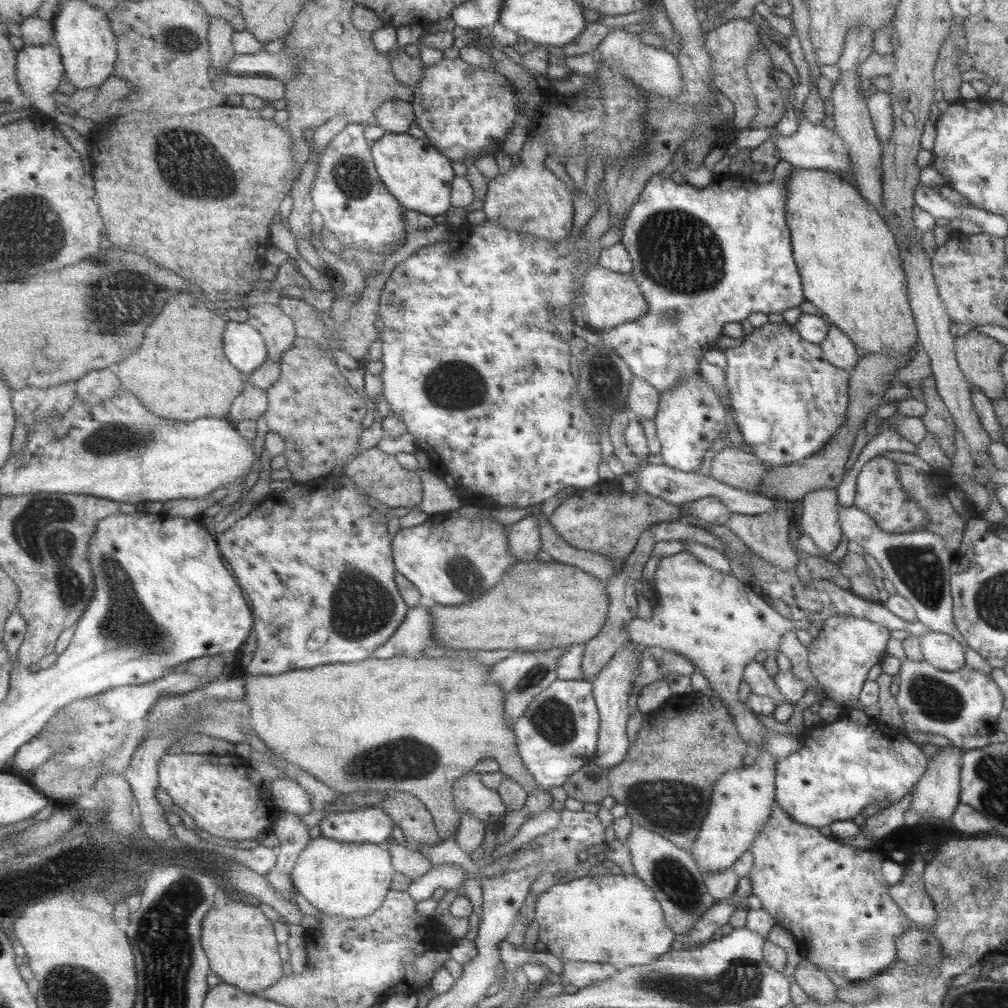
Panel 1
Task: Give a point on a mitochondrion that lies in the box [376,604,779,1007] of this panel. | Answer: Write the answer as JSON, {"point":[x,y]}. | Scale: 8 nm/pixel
{"point":[677,814]}

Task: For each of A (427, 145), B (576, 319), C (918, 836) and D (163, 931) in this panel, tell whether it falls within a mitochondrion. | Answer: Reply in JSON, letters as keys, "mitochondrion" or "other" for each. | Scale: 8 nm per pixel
{"A":"other","B":"other","C":"other","D":"mitochondrion"}

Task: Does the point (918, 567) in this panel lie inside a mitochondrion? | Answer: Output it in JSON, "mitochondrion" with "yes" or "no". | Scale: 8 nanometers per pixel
{"mitochondrion":"yes"}

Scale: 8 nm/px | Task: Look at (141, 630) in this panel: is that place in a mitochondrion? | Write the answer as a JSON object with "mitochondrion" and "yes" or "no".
{"mitochondrion":"yes"}

